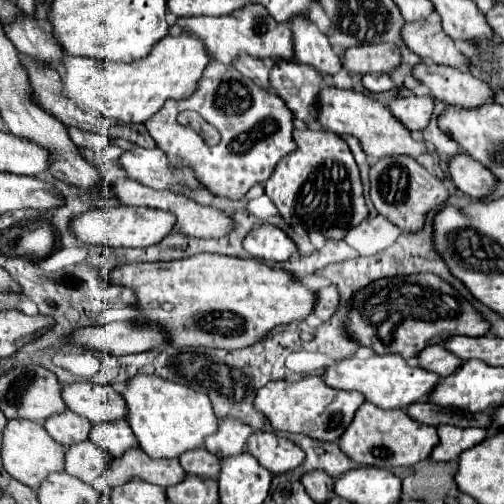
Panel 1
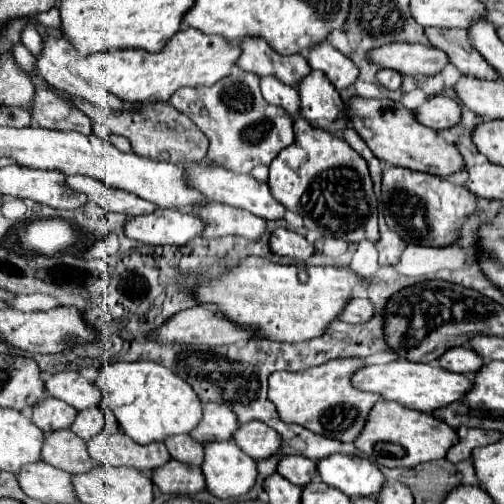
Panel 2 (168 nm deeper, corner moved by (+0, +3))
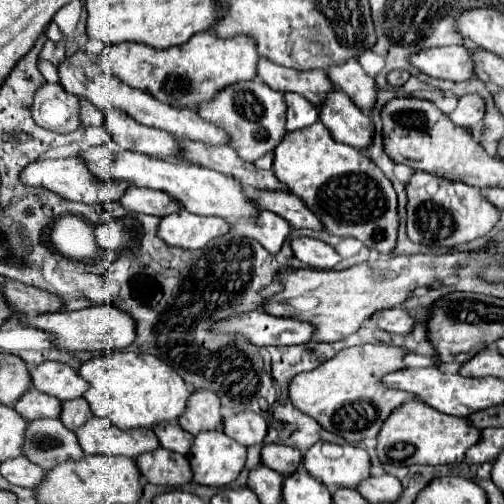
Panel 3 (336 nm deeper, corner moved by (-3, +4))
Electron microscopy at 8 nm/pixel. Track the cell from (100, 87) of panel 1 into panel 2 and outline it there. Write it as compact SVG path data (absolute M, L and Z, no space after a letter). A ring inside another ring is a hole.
M182 29L178 31L160 53L146 53L138 49L118 49L118 51L104 51L96 55L88 55L78 61L76 73L84 77L94 87L104 87L118 95L124 101L168 101L180 87L198 87L198 85L214 85L222 77L228 77L232 67L240 57L240 47L232 45L224 37L218 35L204 35L198 29Z

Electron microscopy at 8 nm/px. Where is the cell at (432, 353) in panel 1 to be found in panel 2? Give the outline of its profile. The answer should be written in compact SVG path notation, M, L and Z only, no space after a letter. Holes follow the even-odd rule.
M456 347L446 351L438 359L438 365L452 373L476 373L478 369L482 369L484 359L478 353L474 353L470 347Z

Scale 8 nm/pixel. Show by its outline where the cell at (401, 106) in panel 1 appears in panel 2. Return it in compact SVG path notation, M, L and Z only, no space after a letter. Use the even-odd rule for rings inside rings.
M436 95L430 97L424 105L416 109L418 121L440 131L440 129L450 129L460 123L462 117L462 107L456 99L450 99L446 95Z

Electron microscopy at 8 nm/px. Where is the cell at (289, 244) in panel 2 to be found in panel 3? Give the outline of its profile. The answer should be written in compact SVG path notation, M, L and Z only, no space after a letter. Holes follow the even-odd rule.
M295 238L291 240L291 250L301 262L315 270L329 270L341 260L329 244L315 238Z

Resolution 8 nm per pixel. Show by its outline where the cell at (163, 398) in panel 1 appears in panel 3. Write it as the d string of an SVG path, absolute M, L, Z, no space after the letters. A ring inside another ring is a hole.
M113 352L97 356L79 368L79 374L89 382L85 400L95 416L109 418L121 430L155 428L161 422L177 424L187 410L189 388L185 380L165 362L151 354L137 352Z

